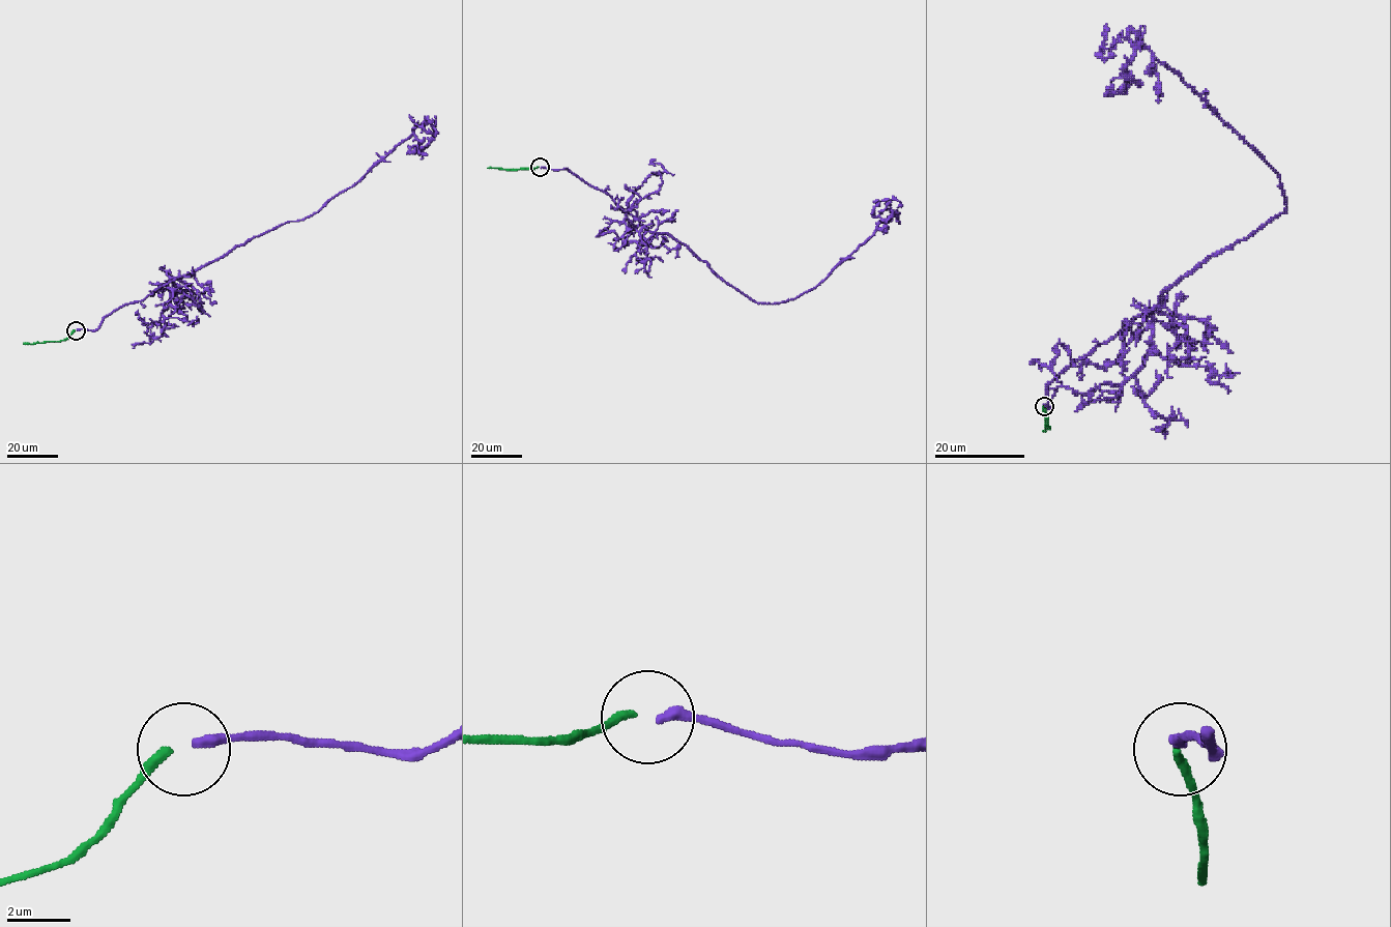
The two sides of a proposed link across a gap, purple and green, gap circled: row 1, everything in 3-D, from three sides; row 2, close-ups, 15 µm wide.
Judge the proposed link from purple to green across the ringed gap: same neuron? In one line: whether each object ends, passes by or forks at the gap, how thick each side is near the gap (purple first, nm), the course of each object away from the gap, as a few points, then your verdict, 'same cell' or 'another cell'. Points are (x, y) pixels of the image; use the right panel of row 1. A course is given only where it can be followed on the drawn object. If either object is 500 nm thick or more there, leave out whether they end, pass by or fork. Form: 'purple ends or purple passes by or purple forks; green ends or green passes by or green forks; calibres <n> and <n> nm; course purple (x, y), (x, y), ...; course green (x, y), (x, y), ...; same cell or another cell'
purple ends; green ends; calibres 320 and 280 nm; course purple (1044, 406), (1074, 360), (1285, 211), (1269, 165), (1129, 30), (1123, 74), (1136, 83), (1116, 91), (1110, 82); course green (1044, 406), (1049, 427), (1046, 430); same cell

